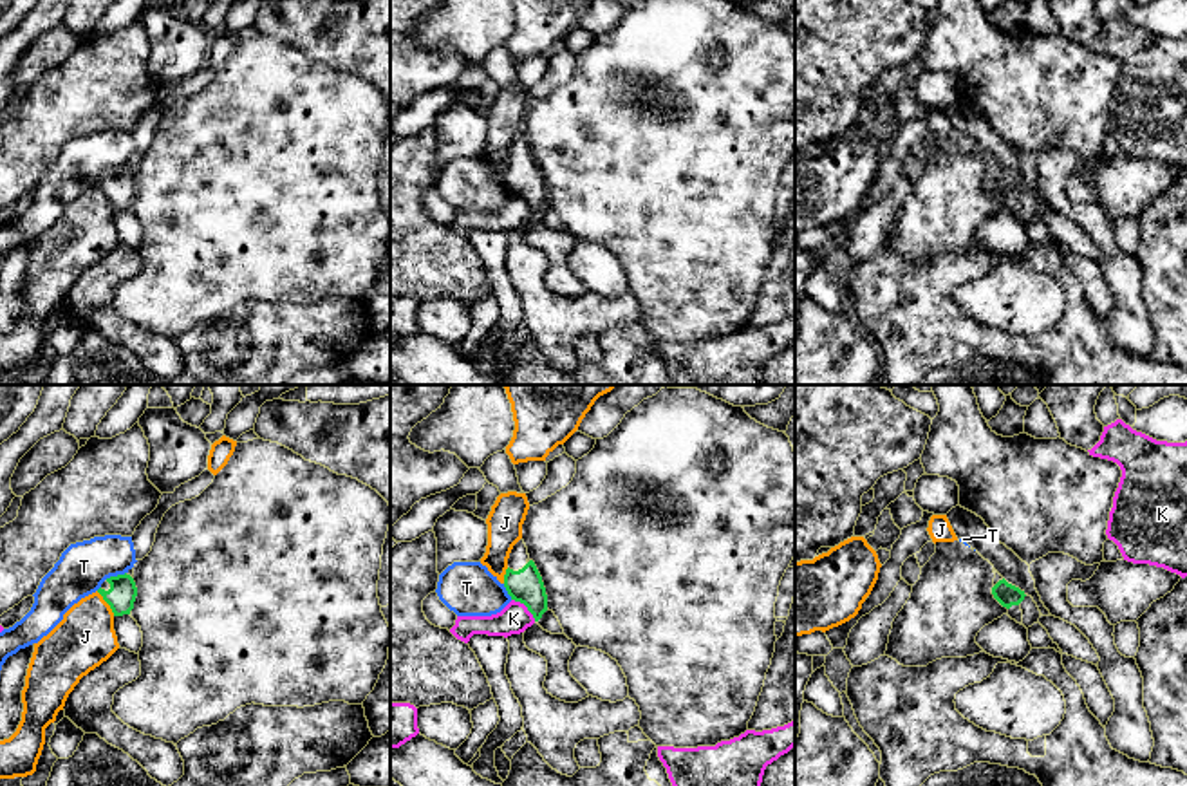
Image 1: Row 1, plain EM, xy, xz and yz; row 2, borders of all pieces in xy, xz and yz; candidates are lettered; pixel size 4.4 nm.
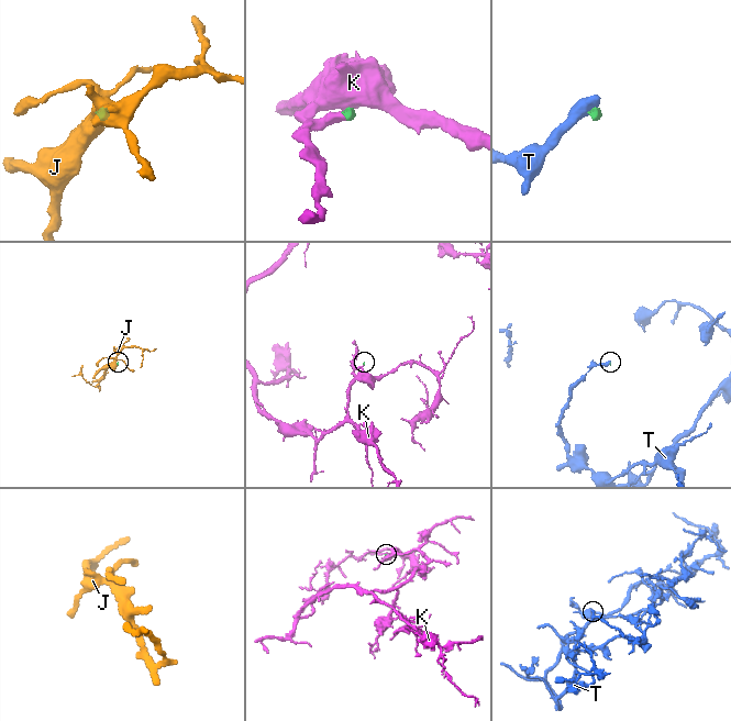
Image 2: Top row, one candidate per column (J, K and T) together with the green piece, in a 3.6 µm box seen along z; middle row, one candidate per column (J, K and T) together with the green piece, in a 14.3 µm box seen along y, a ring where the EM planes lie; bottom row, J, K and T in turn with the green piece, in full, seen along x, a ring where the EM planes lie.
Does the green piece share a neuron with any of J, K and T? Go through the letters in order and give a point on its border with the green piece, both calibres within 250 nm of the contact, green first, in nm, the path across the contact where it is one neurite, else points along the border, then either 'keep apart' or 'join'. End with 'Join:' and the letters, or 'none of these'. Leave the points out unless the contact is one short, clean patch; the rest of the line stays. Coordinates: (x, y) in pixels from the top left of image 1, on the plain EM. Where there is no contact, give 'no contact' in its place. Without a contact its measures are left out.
J: xy (107, 197) | 130/260 nm | along xy (96, 187), (114, 210) | keep apart
K: xz (526, 201) | 150/140 nm | along xz (512, 194), (519, 196), (535, 215) | keep apart
T: xy (114, 172) | 130/220 nm | along xy (125, 167), (105, 174) | keep apart
Join: none of these

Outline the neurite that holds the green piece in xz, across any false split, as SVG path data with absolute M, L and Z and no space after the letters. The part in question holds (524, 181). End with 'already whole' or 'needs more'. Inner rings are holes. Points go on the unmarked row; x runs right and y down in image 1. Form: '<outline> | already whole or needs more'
M522 134L513 141L509 148L504 182L511 195L528 202L535 217L538 217L547 206L547 190L542 172L535 157L529 154Z | needs more

